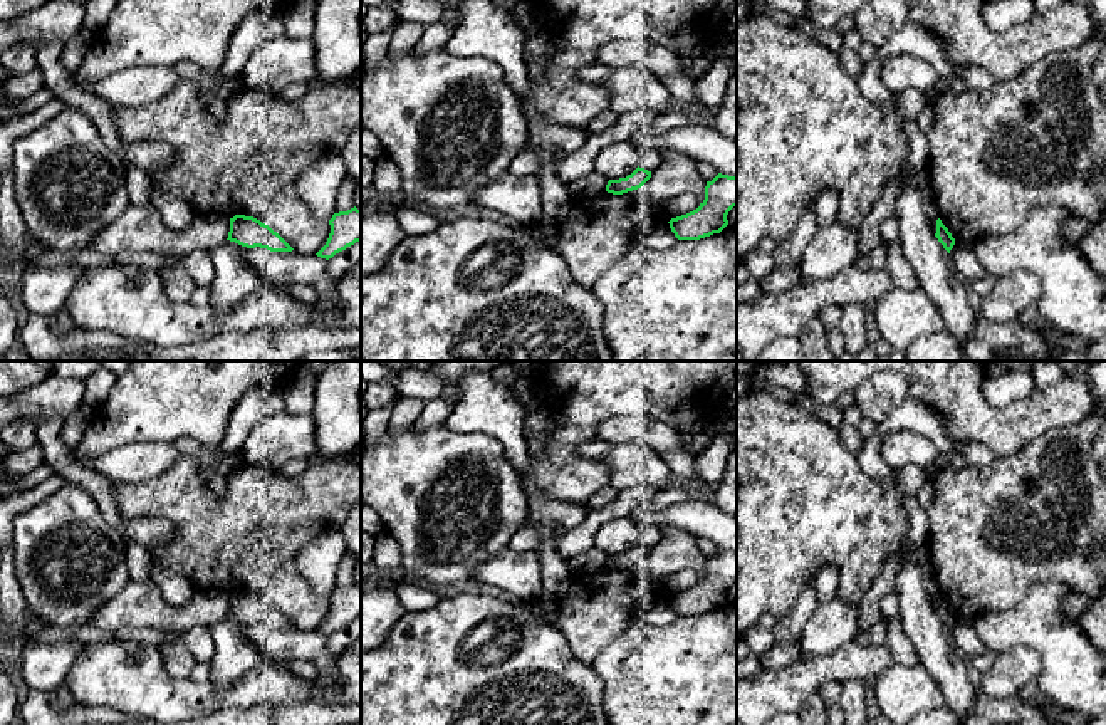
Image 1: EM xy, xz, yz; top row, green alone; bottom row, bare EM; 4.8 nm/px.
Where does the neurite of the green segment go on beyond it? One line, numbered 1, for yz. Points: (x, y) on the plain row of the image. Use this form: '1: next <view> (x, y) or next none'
1: next none

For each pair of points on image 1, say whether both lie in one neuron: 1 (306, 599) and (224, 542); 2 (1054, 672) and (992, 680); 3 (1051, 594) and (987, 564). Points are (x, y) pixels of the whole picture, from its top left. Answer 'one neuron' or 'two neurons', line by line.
1: one neuron
2: two neurons
3: two neurons

